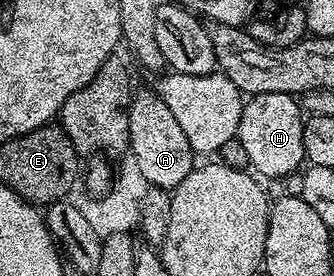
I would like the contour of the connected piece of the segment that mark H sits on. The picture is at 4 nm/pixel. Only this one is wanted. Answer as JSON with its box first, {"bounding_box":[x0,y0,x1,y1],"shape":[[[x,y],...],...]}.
{"bounding_box":[236,93,305,179],"shape":[[[257,93],[245,100],[236,136],[242,141],[242,148],[247,152],[249,166],[261,178],[282,179],[297,172],[305,164],[302,147],[305,120],[299,100],[291,93]]]}

